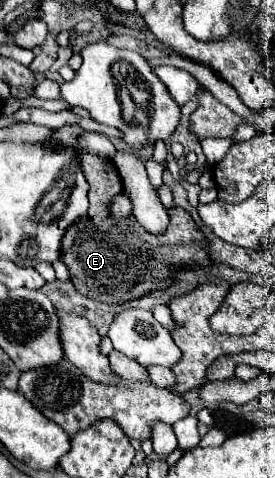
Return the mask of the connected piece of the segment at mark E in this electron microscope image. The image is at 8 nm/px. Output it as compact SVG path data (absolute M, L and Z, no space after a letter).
M81 150L75 154L81 160L81 170L89 184L89 210L65 230L59 260L69 268L71 282L79 294L107 304L125 304L153 292L165 292L173 284L177 270L211 266L207 240L187 210L181 206L167 210L169 226L163 234L147 232L135 218L115 222L109 218L109 206L123 190L123 180L113 160Z

